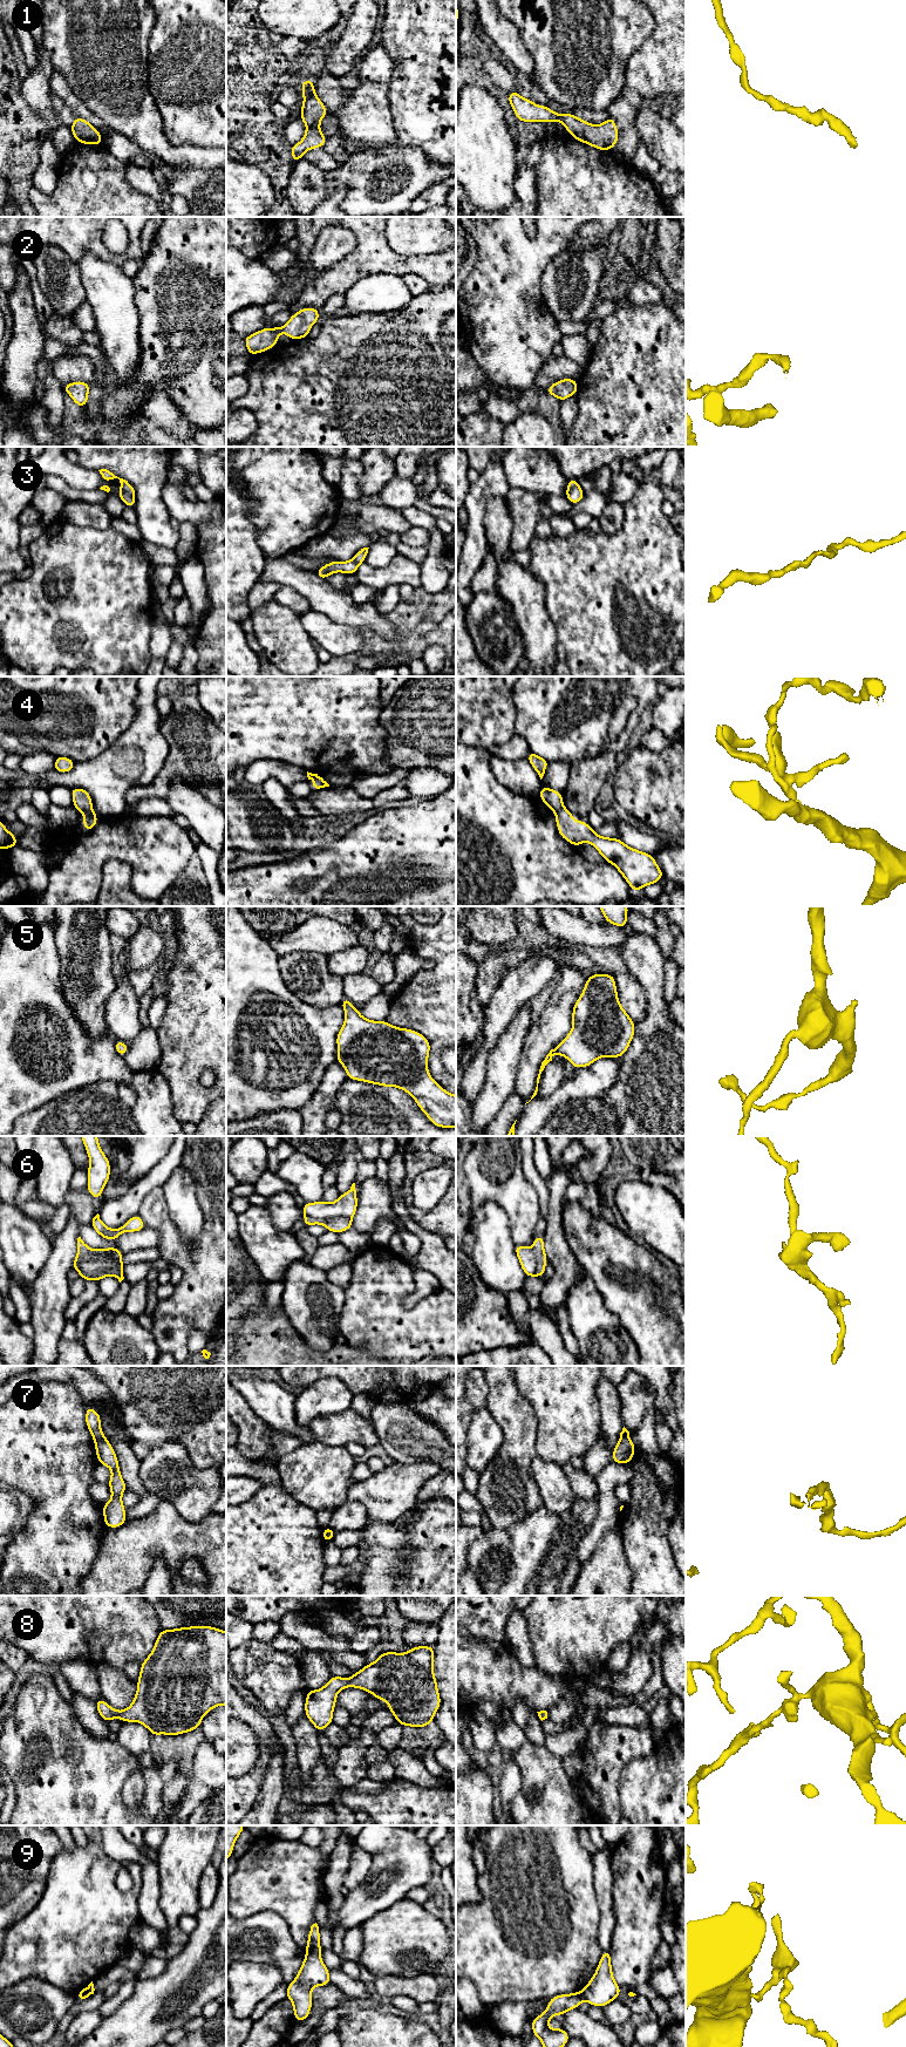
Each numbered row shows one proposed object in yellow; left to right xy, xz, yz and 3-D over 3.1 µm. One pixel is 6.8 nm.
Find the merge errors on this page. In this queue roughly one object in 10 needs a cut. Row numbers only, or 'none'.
4, 9

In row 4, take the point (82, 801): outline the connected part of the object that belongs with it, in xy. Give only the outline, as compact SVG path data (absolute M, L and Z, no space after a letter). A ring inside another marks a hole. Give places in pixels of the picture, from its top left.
M70 788L74 808L79 812L93 810L91 796L82 788Z

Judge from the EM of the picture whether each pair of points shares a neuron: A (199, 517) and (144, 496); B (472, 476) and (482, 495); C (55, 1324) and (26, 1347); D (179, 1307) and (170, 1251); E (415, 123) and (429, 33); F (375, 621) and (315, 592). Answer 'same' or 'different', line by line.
A: different
B: different
C: different
D: same
E: same
F: same

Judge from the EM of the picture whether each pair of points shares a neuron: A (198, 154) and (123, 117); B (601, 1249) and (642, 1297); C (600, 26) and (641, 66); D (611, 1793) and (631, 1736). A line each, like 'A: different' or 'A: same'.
A: same
B: same
C: different
D: same

